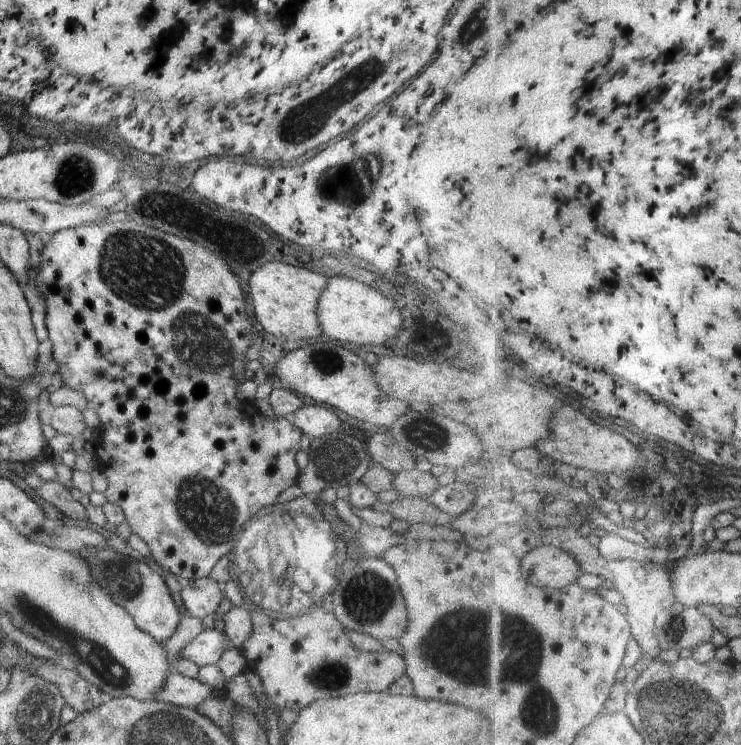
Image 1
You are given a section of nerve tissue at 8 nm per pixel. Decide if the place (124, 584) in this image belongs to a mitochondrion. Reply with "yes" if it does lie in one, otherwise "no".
yes

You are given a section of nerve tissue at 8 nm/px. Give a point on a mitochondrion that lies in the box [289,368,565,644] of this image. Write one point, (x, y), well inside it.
(368, 598)

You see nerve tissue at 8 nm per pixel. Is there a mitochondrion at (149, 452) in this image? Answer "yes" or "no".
no

